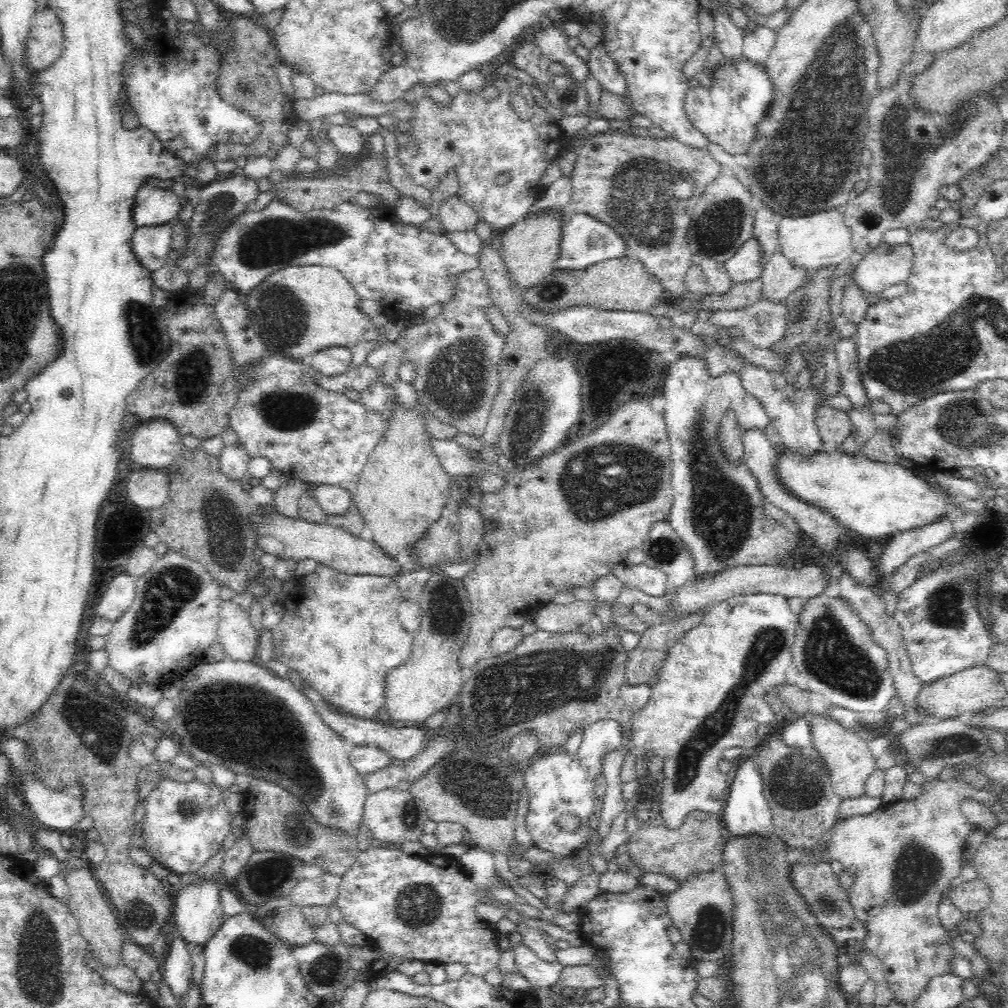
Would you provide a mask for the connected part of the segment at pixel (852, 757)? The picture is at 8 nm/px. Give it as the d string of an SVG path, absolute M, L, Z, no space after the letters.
M823 713L812 714L807 718L810 723L811 744L818 751L830 773L834 792L841 800L864 796L866 778L878 767L876 758L868 749L868 742L872 740L871 734L863 730L854 731L853 728L844 728L838 721Z

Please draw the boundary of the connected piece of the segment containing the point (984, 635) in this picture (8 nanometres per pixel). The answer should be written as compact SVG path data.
M964 556L958 562L950 562L948 566L940 566L934 572L928 572L926 576L918 578L907 590L898 596L897 610L893 614L893 620L900 626L901 637L906 652L910 657L911 669L923 685L941 680L945 676L972 667L986 665L992 645L995 643L986 628L986 622L982 620L977 610L978 578L982 572L988 570L986 556Z

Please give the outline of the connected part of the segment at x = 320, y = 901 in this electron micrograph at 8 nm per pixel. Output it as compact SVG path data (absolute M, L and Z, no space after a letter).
M324 873L319 877L300 880L288 894L296 906L328 906L334 903L339 893L341 876Z

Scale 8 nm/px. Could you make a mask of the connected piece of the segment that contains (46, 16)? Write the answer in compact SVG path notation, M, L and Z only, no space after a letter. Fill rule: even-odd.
M50 7L38 10L27 36L25 58L33 73L48 69L62 54L63 24Z

